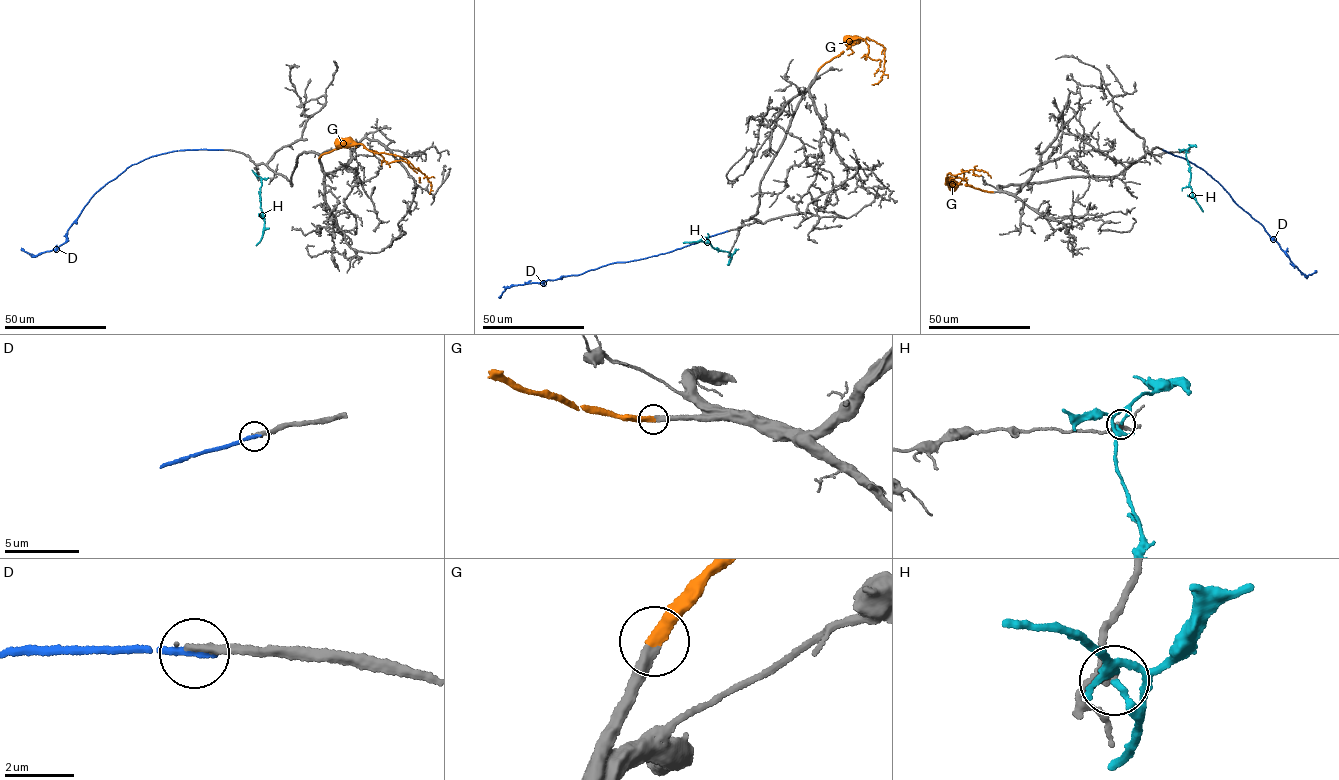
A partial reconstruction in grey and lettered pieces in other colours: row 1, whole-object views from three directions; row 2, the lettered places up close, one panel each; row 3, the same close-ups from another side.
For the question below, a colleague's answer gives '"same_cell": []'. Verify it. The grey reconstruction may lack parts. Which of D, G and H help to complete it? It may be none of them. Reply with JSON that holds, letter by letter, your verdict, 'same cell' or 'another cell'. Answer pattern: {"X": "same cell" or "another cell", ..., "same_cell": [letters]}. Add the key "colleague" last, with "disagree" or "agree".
{"D": "another cell", "G": "same cell", "H": "another cell", "same_cell": ["G"], "colleague": "disagree"}

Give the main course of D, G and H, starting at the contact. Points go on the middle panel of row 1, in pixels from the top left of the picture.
D: (726, 231), (663, 254), (612, 263), (578, 275), (505, 288), (500, 296)
G: (818, 71), (848, 49), (849, 42), (867, 37), (885, 50), (881, 80), (872, 84)
H: (730, 255), (700, 240), (683, 243)

